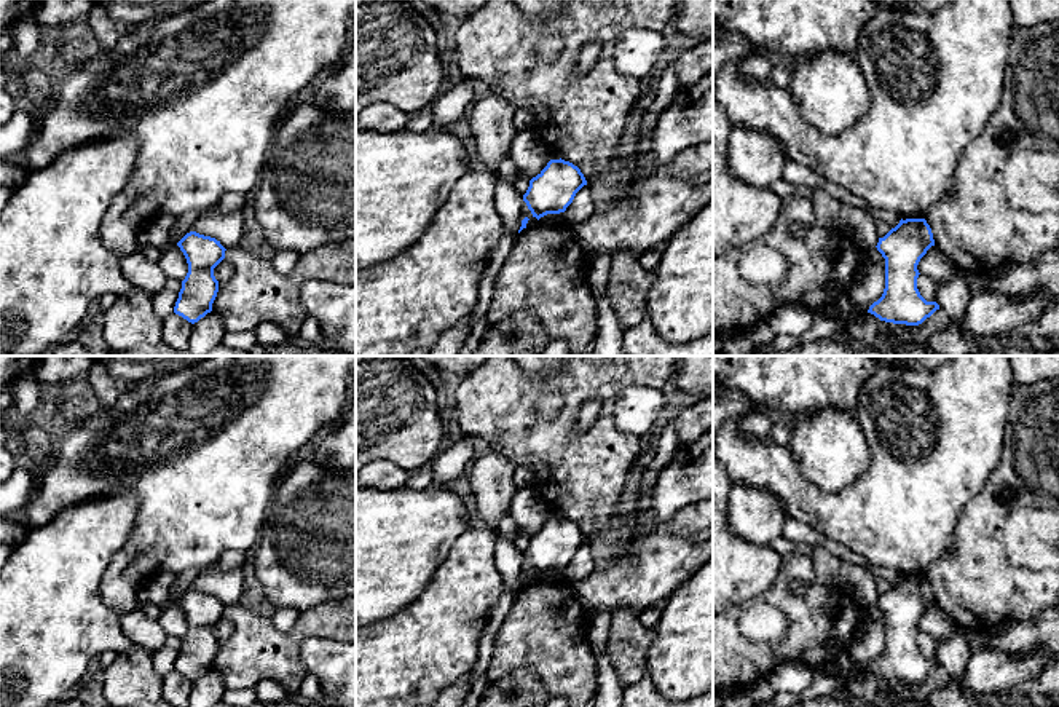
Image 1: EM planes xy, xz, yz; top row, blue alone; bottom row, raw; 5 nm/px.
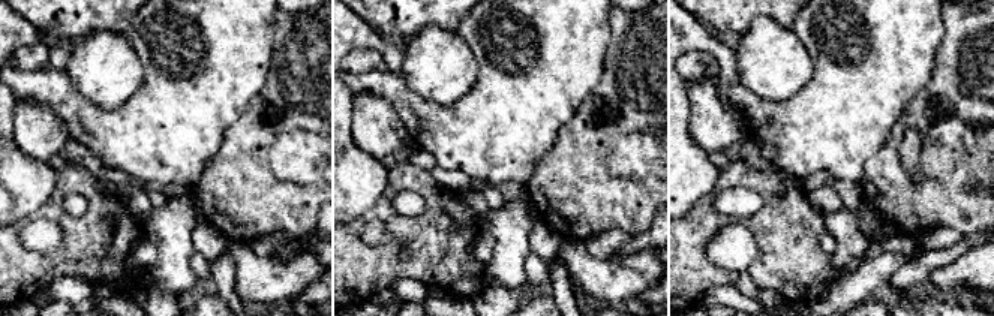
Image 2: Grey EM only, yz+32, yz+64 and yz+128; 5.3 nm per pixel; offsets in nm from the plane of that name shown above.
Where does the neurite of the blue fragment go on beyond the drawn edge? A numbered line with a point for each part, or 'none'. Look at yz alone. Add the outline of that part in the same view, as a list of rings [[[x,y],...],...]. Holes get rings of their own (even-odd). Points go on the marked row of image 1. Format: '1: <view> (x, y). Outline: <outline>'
none

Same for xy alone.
none

